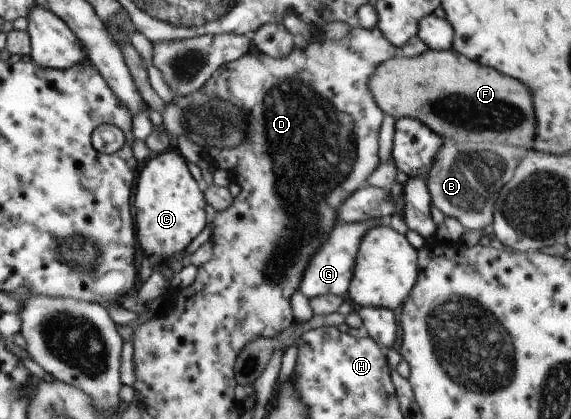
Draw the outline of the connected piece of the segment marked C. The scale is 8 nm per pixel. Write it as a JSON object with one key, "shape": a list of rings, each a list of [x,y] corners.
{"shape":[[[172,148],[153,154],[142,163],[134,203],[137,205],[137,236],[141,240],[138,246],[142,248],[143,254],[157,261],[179,253],[203,230],[203,194],[191,178],[185,160]]]}

